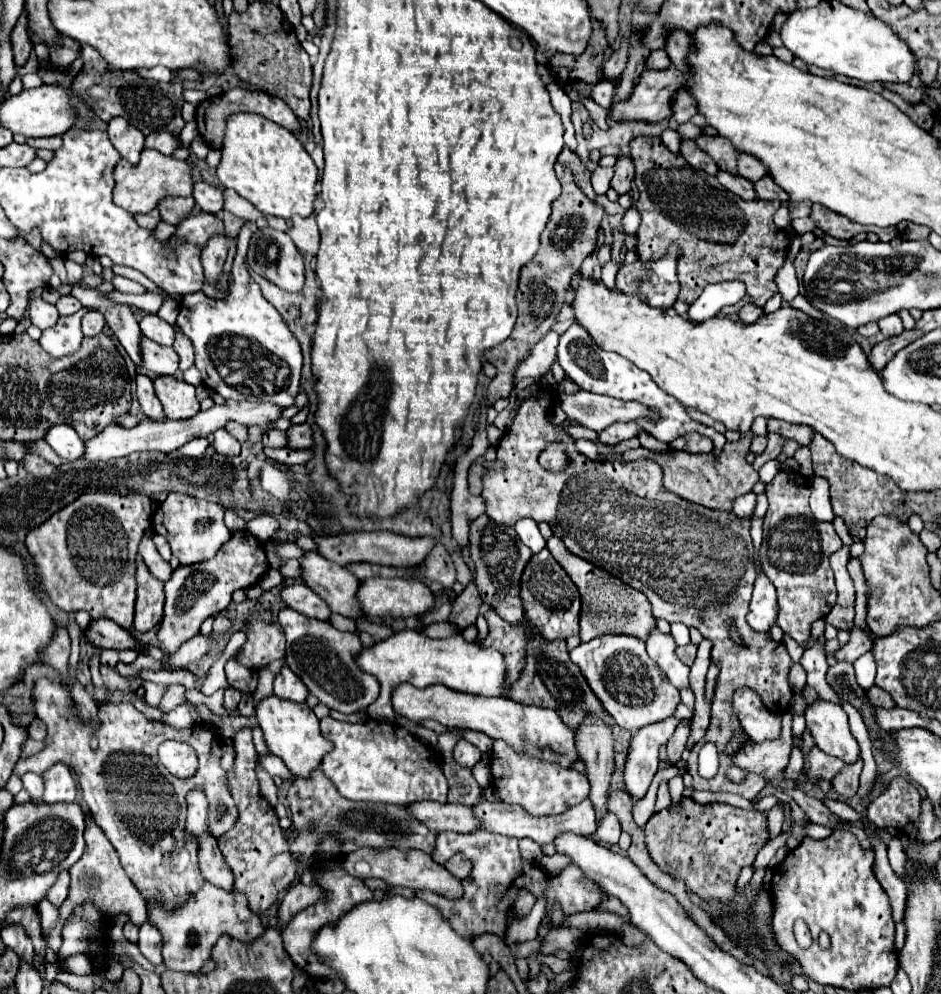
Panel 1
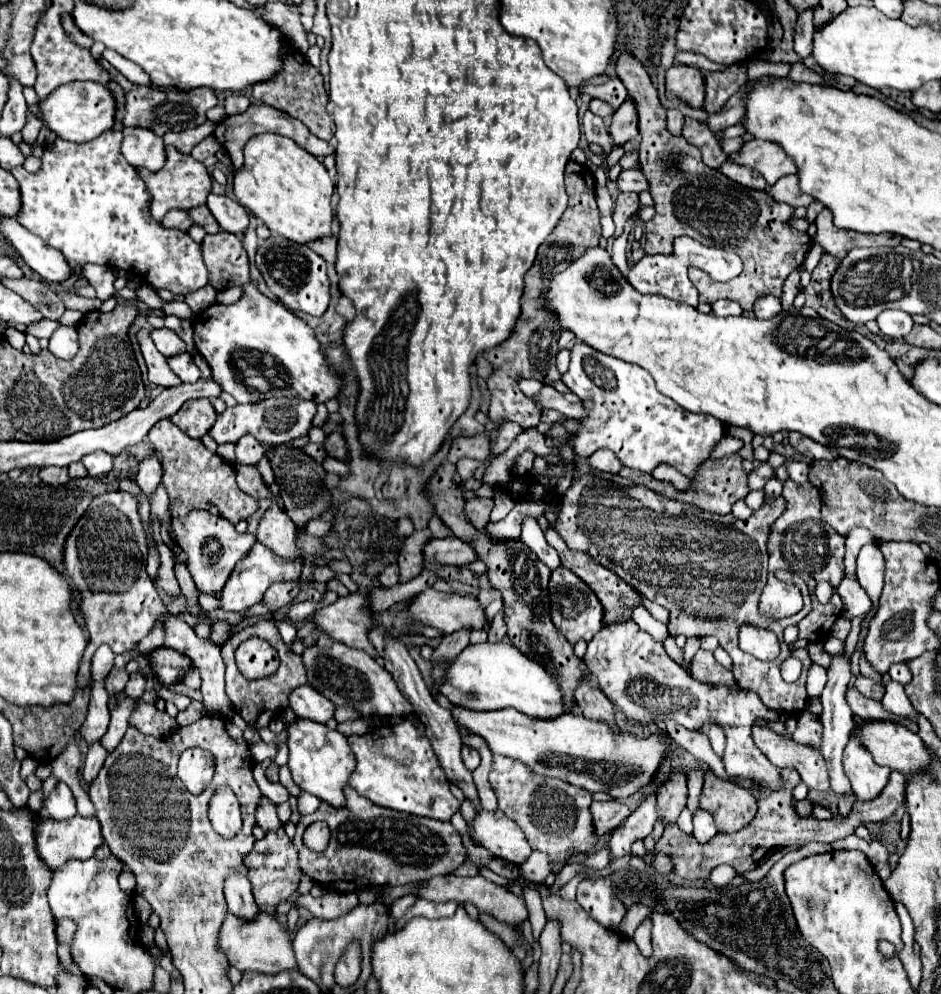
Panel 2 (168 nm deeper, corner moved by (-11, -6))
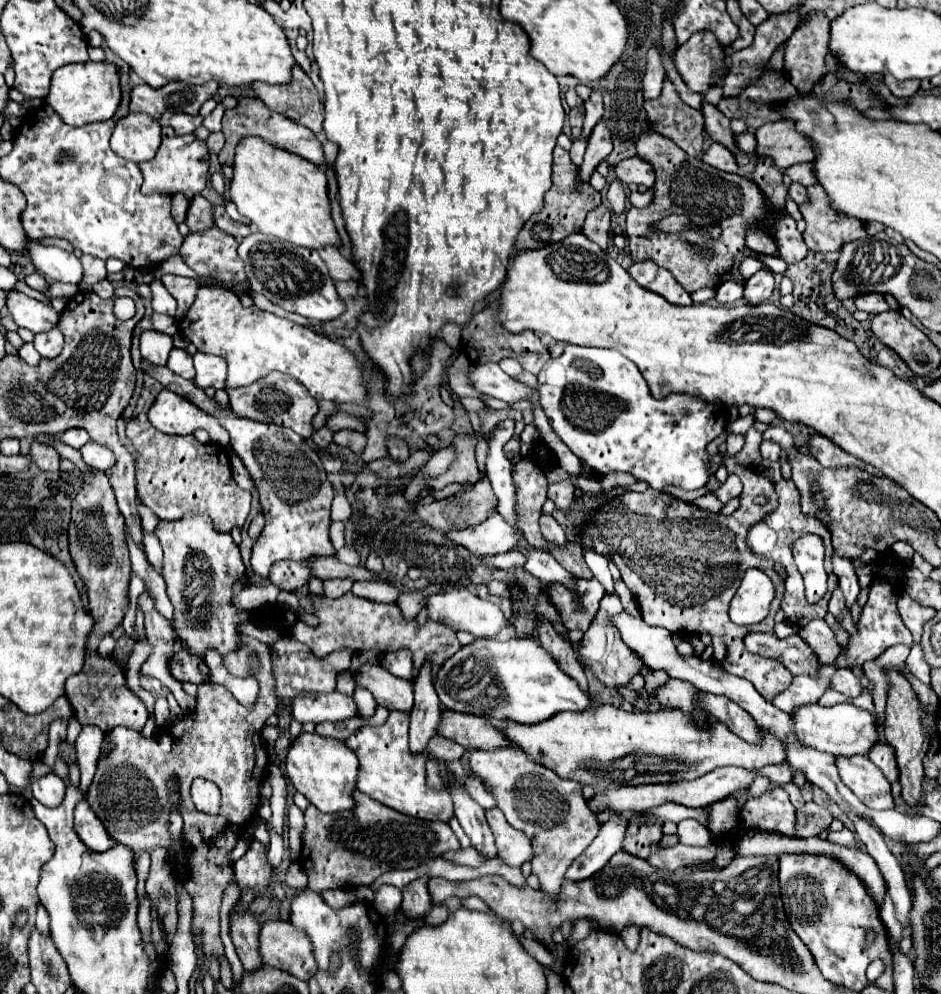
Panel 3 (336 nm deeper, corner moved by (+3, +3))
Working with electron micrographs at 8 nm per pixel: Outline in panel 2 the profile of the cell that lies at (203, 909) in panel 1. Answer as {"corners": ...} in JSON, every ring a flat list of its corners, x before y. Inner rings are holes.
{"corners":[[226,912,226,918,218,934,218,946,226,954,230,966,236,966,240,972,256,970,256,972,274,974,280,970,296,968,294,950,288,932,278,924,274,916,266,916,264,912,258,912,254,920,242,920,232,912]]}

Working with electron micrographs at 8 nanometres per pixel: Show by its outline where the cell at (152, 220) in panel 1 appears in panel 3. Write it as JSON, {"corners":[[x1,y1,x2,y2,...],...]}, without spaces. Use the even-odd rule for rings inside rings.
{"corners":[[182,193,174,195,174,203,172,203,172,217,176,219,176,223,182,223,186,219,186,211,188,211,190,199]]}

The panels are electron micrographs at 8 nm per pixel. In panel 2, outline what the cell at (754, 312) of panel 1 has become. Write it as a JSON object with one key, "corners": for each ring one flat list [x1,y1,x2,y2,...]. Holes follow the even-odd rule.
{"corners":[[762,296,762,300,758,300,754,304,754,314,756,318,760,320,768,320,768,318,774,318,782,312,782,304,780,304,780,298,774,298,774,296]]}

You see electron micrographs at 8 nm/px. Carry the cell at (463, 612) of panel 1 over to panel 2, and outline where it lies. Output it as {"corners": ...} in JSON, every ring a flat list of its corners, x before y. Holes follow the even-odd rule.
{"corners":[[462,628,458,632,446,634,438,648,432,654,432,660,452,660,456,654,460,654,470,644,470,628]]}

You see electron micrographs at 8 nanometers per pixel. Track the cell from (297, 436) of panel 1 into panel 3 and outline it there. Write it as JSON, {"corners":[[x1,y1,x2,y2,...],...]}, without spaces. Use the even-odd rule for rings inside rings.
{"corners":[[344,429,344,431,336,431,334,433,334,443,342,445,342,447,348,447,352,453,360,455,364,451,364,447,366,447,366,437,362,433]]}

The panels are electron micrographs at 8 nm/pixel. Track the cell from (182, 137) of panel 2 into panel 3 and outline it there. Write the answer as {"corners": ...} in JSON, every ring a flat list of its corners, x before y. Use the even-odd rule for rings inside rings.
{"corners":[[166,111,160,117,160,125,162,127,174,127,174,131,178,135,186,135,192,133,196,127,202,125,202,117,200,115,186,115,186,113,174,113,174,111]]}

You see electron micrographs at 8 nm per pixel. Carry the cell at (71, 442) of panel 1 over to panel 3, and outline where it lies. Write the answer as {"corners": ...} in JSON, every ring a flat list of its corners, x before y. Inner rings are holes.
{"corners":[[94,441,86,443,86,445,80,449,80,453,82,453,82,459,84,459,86,465,90,465,90,467,94,467,94,469,100,469,100,471,108,471,110,467,116,465,114,453,112,453,108,447,100,445,100,443,94,443]]}

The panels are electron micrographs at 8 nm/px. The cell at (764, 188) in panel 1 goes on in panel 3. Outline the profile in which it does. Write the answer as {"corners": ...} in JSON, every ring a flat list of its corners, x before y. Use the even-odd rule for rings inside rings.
{"corners":[[800,163,800,165,788,167,784,173,786,173,792,181,802,183,804,187,808,187,808,185,816,185,816,183,818,183,818,181,816,181,816,175,814,175,814,167,812,167,812,163]]}

